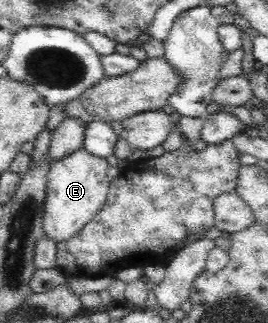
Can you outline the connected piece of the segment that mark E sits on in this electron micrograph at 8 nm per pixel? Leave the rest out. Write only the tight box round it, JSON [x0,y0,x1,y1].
[43,147,113,244]

